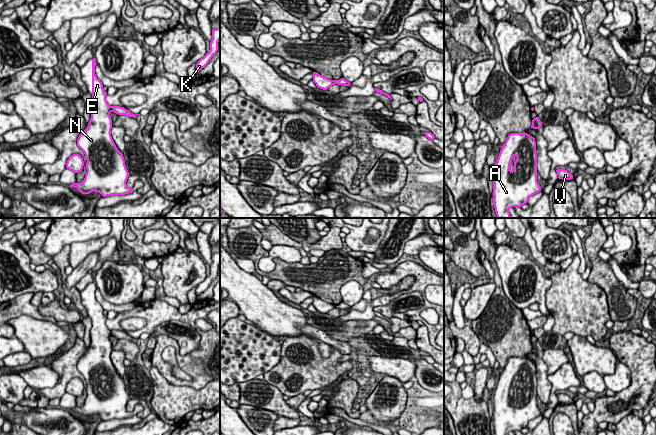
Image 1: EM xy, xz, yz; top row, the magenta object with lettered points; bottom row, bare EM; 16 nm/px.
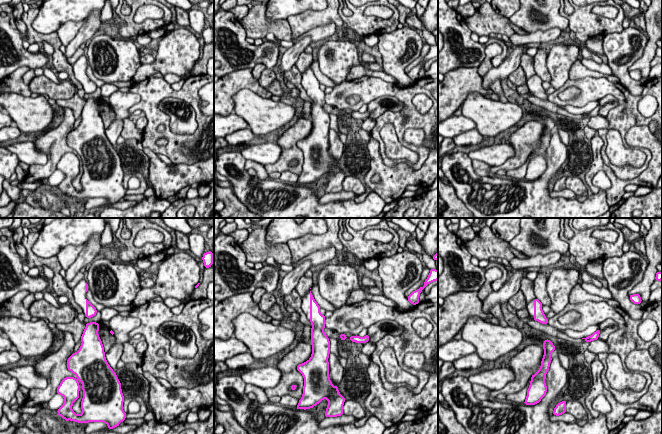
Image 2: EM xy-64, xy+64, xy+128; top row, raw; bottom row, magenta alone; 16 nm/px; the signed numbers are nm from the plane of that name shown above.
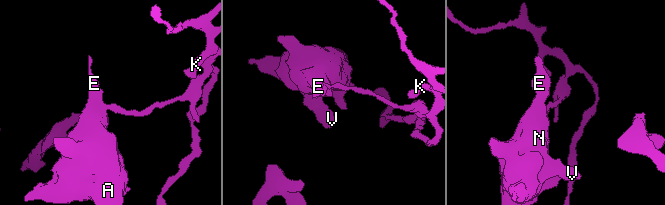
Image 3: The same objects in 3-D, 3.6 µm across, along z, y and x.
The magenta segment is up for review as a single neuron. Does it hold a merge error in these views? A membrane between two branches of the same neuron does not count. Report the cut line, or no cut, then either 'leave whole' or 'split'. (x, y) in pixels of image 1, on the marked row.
xy (110, 107), (111, 110) | split

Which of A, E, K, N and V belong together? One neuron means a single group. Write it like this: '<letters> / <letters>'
A E N V / K

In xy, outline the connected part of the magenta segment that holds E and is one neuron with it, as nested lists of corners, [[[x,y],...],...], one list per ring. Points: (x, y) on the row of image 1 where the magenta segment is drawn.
[[[92,58],[92,104],[90,106],[91,119],[87,128],[79,135],[77,146],[84,152],[87,159],[87,173],[82,183],[73,183],[69,187],[80,190],[82,194],[88,195],[92,191],[99,192],[102,197],[111,195],[125,195],[134,190],[126,185],[129,172],[125,165],[123,154],[117,149],[112,137],[112,119],[110,117],[111,107],[106,102],[107,92],[103,90],[102,82],[95,74],[96,59]]]

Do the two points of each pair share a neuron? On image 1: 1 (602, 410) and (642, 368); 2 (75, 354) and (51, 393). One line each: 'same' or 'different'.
1: same
2: same

